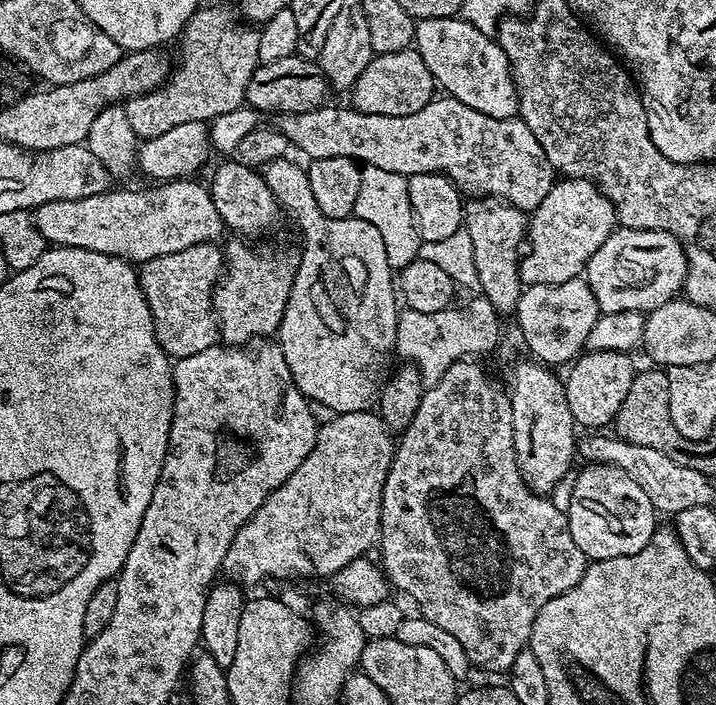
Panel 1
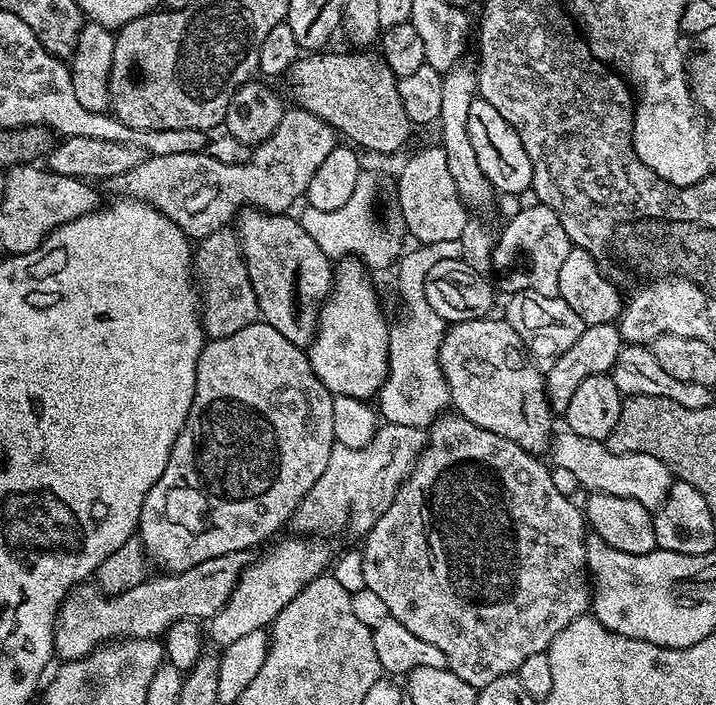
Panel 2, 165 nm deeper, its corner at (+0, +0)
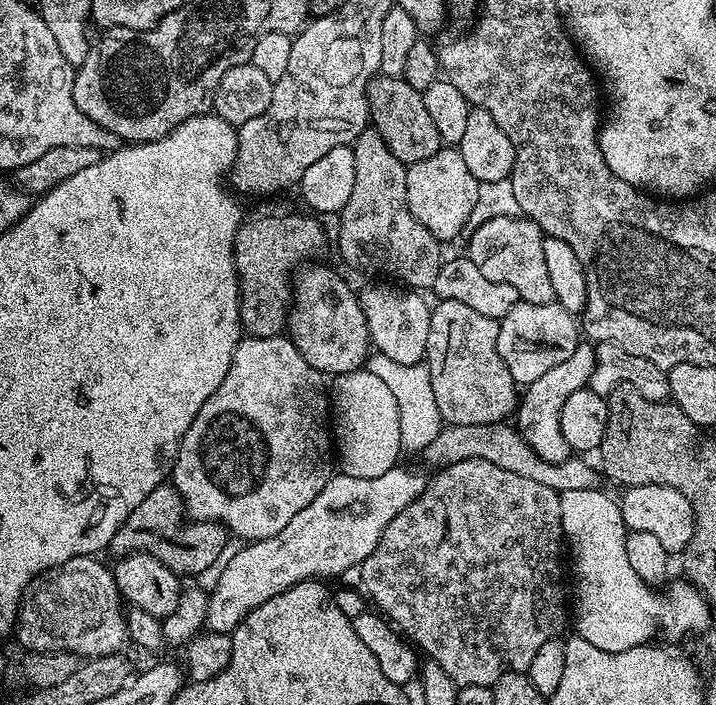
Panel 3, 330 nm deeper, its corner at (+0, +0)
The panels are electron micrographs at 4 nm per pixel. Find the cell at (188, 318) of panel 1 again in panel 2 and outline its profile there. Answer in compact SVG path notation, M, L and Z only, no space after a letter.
M231 227L218 230L195 245L194 280L200 297L200 323L208 340L230 338L230 334L246 330L246 326L260 320L258 298L254 298L254 286L250 286L240 240Z

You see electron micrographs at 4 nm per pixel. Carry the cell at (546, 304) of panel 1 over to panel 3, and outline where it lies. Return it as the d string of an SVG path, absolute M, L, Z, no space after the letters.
M516 304L499 321L498 330L498 354L502 362L506 364L506 370L510 370L510 378L518 386L526 386L534 382L534 378L542 378L546 370L558 366L582 342L582 332L578 327L578 320L573 313L568 312L559 304Z

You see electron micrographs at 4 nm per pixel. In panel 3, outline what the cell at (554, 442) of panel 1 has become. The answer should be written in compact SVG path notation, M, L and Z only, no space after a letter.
M440 300L431 314L425 357L443 423L478 426L507 421L518 407L518 385L498 354L498 321L453 300Z

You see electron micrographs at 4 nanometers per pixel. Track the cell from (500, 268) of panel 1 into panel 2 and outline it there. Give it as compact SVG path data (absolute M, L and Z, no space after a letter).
M458 63L450 71L443 73L441 109L436 124L438 129L440 128L438 144L446 154L446 163L449 164L449 171L453 175L459 197L469 209L476 210L489 204L492 196L494 198L494 189L492 183L482 173L482 168L478 166L478 156L474 151L473 142L470 141L468 130L470 106L477 99L479 88L477 71L467 64Z

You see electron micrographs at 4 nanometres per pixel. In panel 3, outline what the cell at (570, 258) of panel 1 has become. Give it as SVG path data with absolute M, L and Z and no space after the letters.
M523 215L491 218L467 237L466 255L482 274L486 274L486 278L490 278L490 282L506 282L506 286L514 286L523 303L550 304L556 295L546 270L545 239L540 227Z

